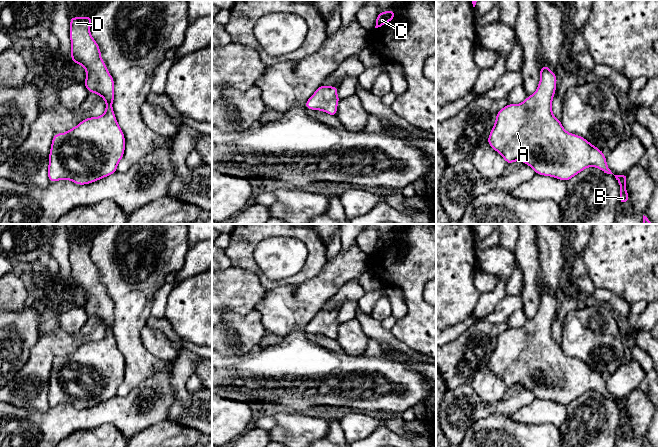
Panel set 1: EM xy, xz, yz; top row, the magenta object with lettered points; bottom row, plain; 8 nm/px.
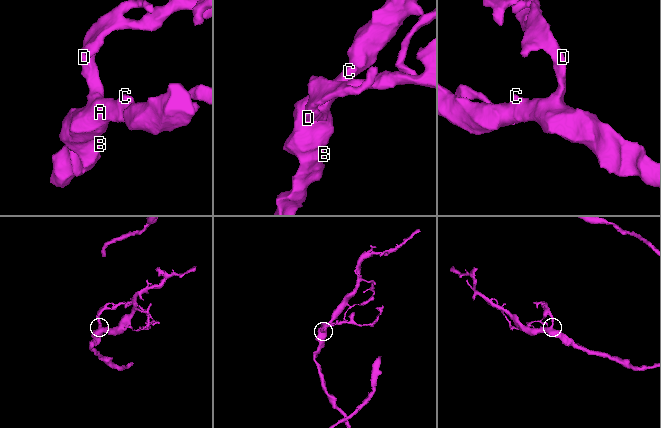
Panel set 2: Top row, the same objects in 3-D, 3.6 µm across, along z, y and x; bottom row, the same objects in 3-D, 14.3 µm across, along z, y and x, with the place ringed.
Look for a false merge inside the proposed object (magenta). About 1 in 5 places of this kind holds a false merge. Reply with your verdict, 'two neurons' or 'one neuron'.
one neuron

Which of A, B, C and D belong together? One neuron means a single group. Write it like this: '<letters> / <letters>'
A B C D

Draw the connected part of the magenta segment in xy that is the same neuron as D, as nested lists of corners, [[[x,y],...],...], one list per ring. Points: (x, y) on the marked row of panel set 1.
[[[92,16],[69,19],[72,62],[85,68],[84,85],[87,91],[101,96],[105,100],[106,108],[103,115],[86,118],[67,132],[53,136],[47,174],[50,183],[70,180],[78,185],[86,185],[117,171],[117,165],[124,156],[125,136],[117,123],[112,107],[115,97],[114,79],[108,72],[106,63],[101,58],[101,50],[90,33]]]

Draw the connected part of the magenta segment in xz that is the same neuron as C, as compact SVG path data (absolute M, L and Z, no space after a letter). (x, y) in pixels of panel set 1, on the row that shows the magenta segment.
M394 10L380 12L377 16L377 19L376 19L375 28L381 27L381 26L387 24L388 22L393 20L394 17L395 17Z

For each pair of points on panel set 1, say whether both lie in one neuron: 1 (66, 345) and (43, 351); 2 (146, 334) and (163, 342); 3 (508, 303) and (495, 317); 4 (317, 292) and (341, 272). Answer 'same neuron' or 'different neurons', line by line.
1: same neuron
2: same neuron
3: same neuron
4: same neuron

